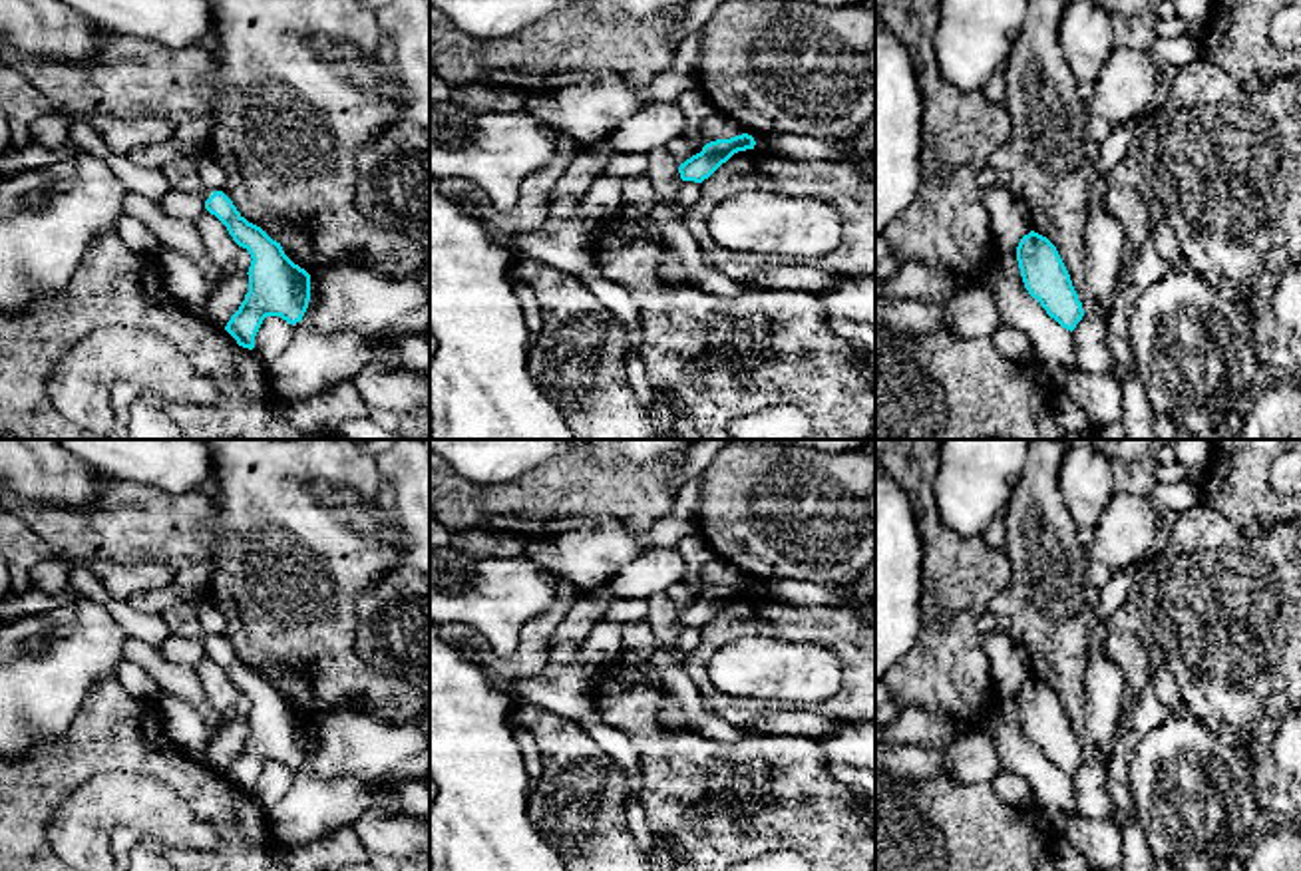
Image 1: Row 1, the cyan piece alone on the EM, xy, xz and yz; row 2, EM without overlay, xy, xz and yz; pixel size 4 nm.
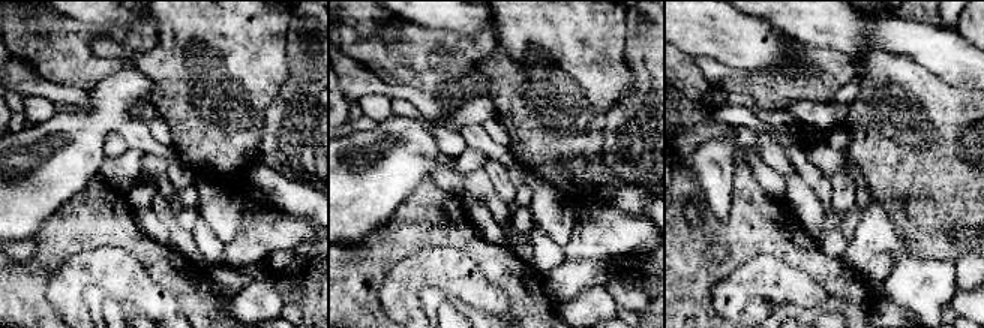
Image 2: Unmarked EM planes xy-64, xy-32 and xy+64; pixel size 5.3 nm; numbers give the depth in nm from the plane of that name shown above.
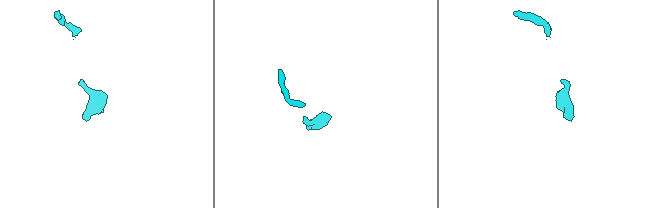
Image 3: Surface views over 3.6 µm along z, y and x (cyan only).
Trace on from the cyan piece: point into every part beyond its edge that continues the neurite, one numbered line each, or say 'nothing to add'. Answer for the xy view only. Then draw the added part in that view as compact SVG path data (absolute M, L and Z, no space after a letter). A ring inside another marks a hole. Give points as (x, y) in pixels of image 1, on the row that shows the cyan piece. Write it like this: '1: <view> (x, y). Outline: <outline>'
1: xy (182, 174). Outline: M187 159L169 161L167 165L163 165L163 173L171 189L183 193L199 193L203 201L207 201L213 195L213 191L201 183L195 165Z
2: xy (313, 362). Outline: M302 322L292 326L292 344L269 368L267 378L280 402L354 382L374 360L374 344L356 332L320 334Z

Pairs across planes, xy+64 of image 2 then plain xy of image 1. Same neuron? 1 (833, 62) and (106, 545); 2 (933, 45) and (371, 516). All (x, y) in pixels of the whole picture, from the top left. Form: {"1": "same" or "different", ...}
{"1": "same", "2": "same"}

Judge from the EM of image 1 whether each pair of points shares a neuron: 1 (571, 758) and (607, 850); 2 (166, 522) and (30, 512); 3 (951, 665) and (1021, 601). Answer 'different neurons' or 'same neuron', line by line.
1: same neuron
2: same neuron
3: different neurons

